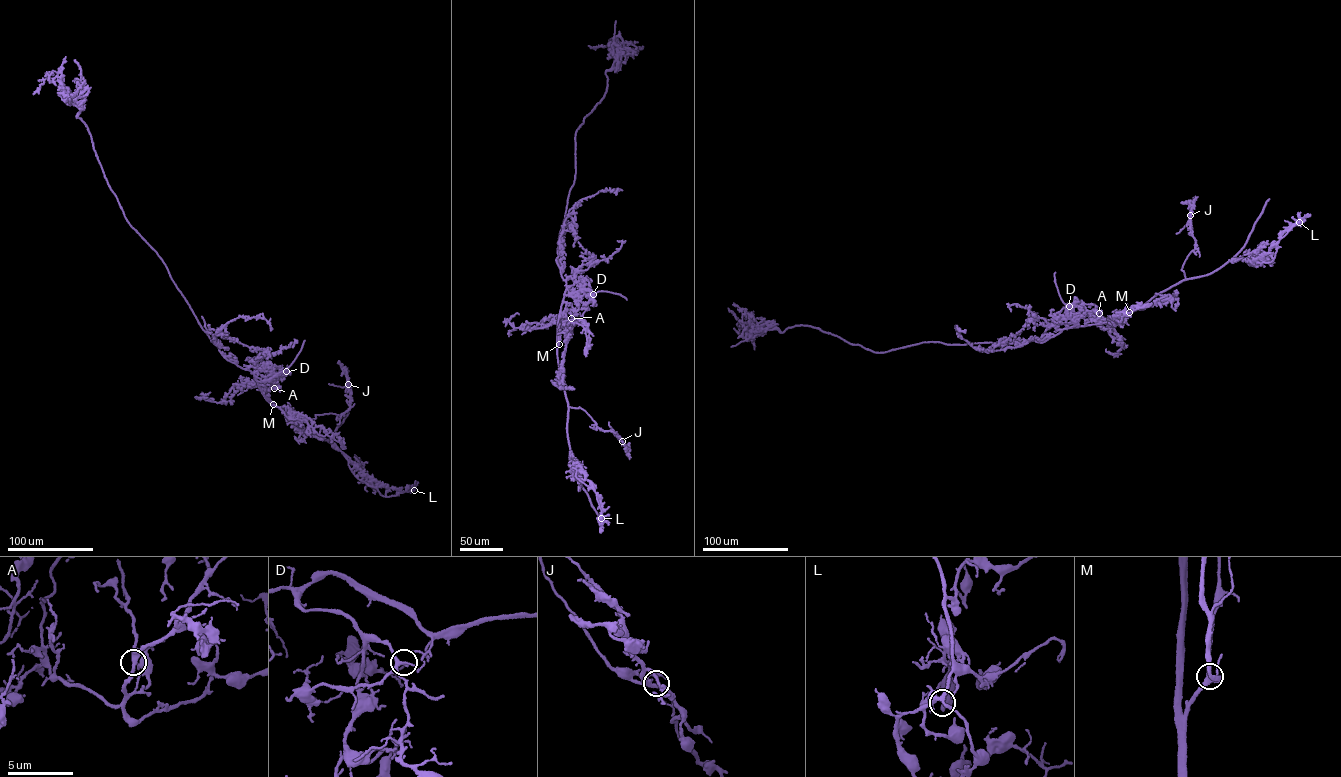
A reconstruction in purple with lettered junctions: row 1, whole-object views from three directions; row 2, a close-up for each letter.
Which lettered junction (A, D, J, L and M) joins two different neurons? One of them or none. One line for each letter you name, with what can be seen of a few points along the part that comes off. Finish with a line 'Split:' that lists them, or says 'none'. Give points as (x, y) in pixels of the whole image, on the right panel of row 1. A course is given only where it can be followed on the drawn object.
Split: none

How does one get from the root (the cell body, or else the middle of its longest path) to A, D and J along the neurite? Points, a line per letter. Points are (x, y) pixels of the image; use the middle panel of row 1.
A: (557, 254), (557, 263), (566, 283), (562, 303), (571, 303), (576, 311), (571, 318)
D: (557, 254), (557, 263), (566, 282), (564, 294), (581, 289), (593, 294)
J: (557, 254), (566, 287), (559, 315), (557, 355), (568, 407), (579, 407), (597, 427), (611, 430), (622, 441)

